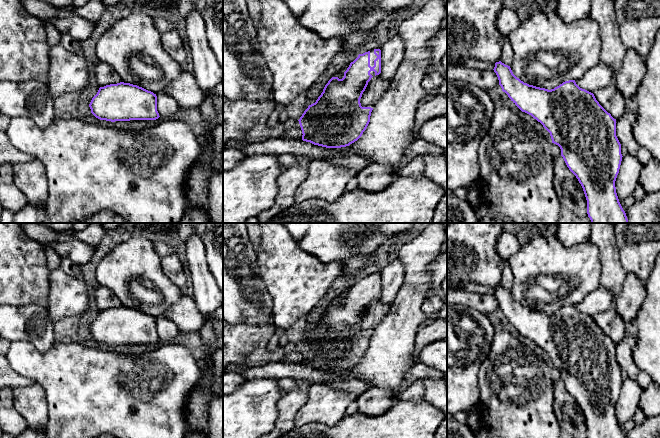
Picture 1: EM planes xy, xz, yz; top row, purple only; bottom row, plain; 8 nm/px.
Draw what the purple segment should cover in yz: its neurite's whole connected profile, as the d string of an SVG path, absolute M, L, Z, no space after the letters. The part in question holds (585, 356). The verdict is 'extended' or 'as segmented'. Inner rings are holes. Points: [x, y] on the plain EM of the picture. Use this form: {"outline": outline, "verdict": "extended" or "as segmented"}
{"outline": "M447 223L447 278L455 283L475 283L494 288L499 309L511 325L522 335L540 346L550 357L552 367L558 369L569 394L581 408L586 424L587 438L626 438L615 411L622 378L621 368L616 360L616 343L596 324L593 317L580 312L575 304L565 305L554 313L536 311L517 302L510 290L502 287L501 278L505 261L496 252L496 241L503 232L501 223Z", "verdict": "extended"}

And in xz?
{"outline": "M374 273L350 287L344 301L332 301L315 327L308 330L300 341L302 364L326 372L341 372L357 365L366 354L373 332L362 331L360 323L368 306L381 297L381 274Z", "verdict": "extended"}

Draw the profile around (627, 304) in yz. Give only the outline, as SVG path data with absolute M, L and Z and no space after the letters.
M628 272L623 288L614 300L614 306L629 330L632 329L645 294L644 282L636 274Z

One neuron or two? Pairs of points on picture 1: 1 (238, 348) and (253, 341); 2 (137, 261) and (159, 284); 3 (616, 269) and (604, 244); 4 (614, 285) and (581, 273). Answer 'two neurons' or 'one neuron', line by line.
1: one neuron
2: one neuron
3: one neuron
4: two neurons

